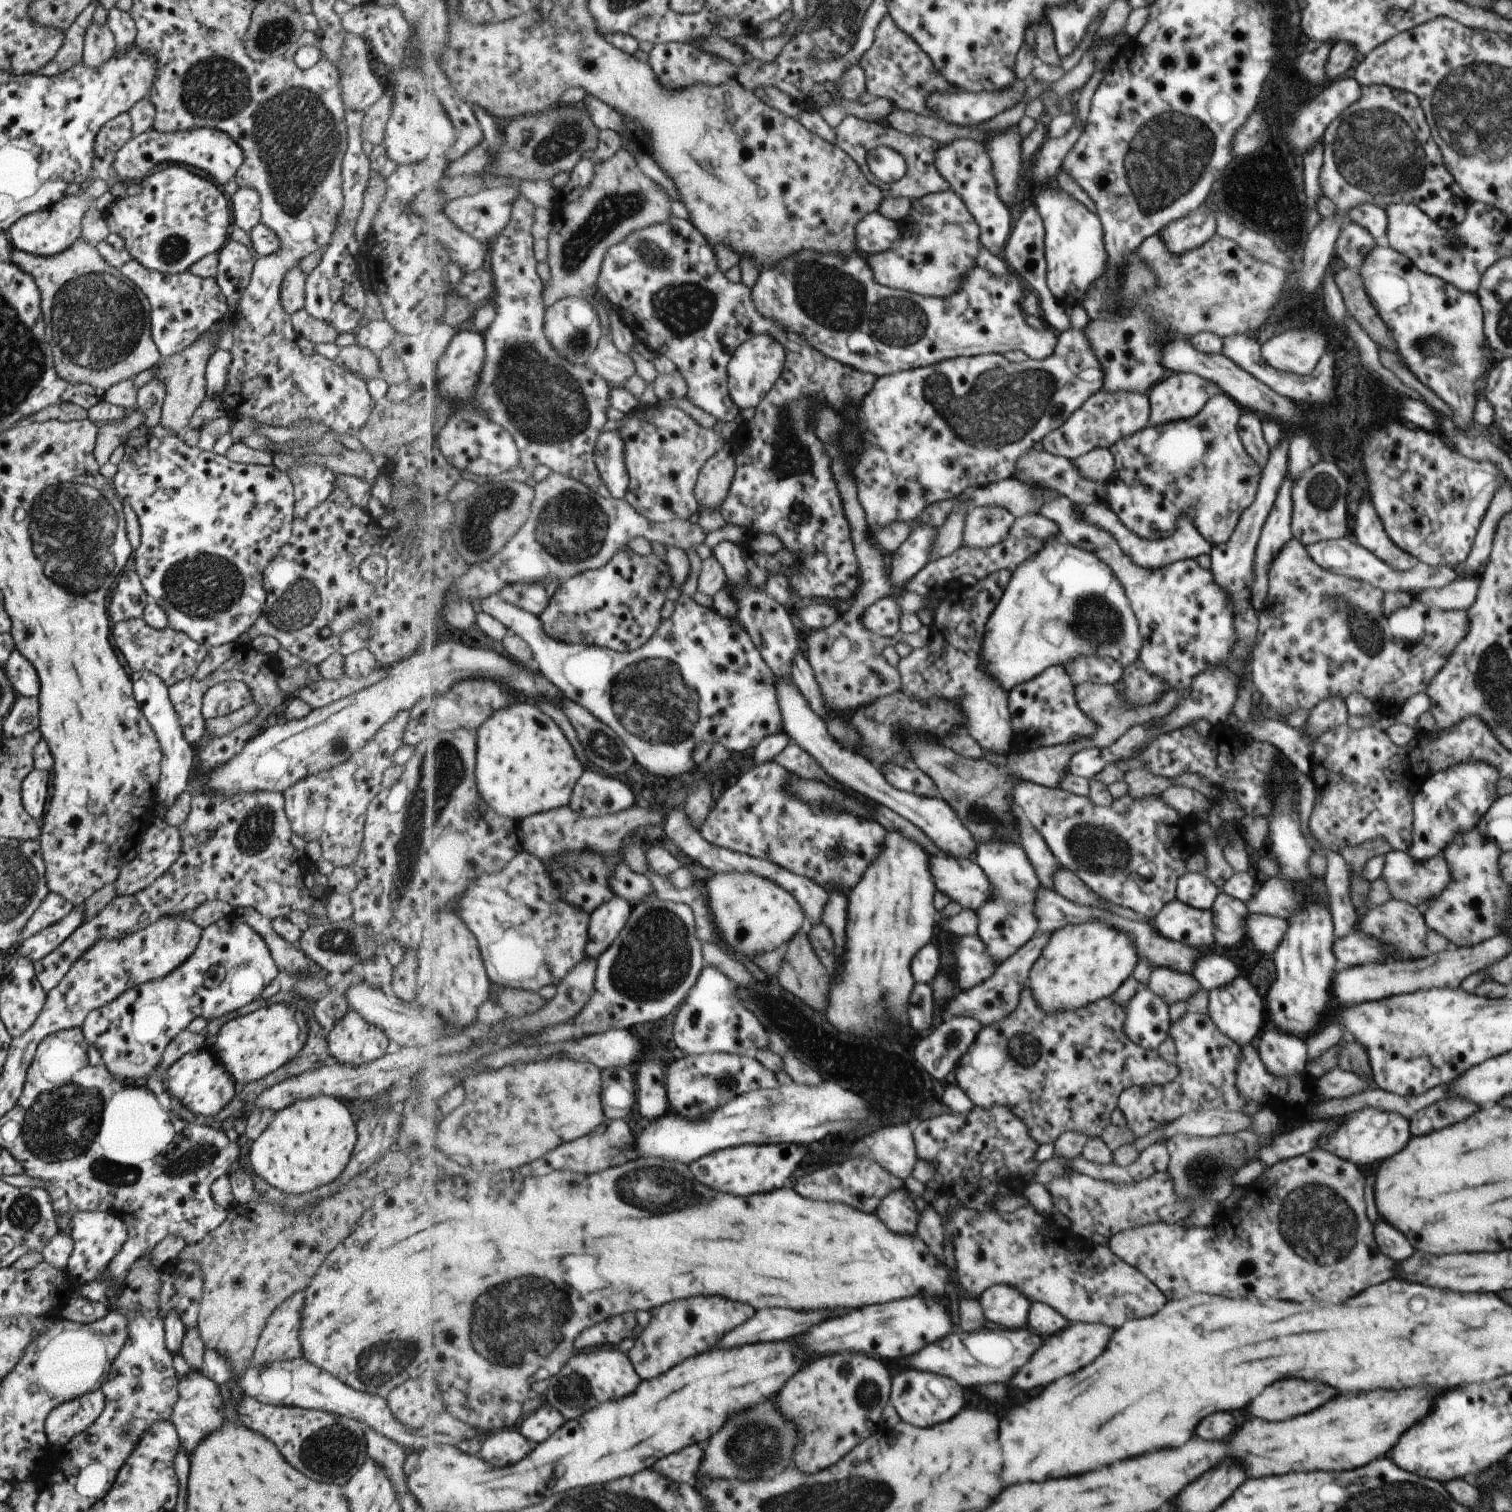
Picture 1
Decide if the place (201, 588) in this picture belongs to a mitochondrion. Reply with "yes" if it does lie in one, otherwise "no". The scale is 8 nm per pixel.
yes

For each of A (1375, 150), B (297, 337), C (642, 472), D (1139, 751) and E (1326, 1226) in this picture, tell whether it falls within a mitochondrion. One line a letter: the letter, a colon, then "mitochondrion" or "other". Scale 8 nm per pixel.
A: mitochondrion
B: other
C: other
D: other
E: mitochondrion

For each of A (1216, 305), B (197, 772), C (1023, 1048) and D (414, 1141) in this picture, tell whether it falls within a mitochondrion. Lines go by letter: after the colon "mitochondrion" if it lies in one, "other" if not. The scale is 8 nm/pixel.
A: mitochondrion
B: other
C: mitochondrion
D: mitochondrion

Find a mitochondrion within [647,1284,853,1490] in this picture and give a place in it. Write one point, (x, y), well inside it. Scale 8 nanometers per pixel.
(750, 1442)

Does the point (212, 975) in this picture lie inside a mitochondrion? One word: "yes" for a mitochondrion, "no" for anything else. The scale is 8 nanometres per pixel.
no

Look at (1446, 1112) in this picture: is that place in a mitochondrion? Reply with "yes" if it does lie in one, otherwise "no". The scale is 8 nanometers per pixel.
yes

